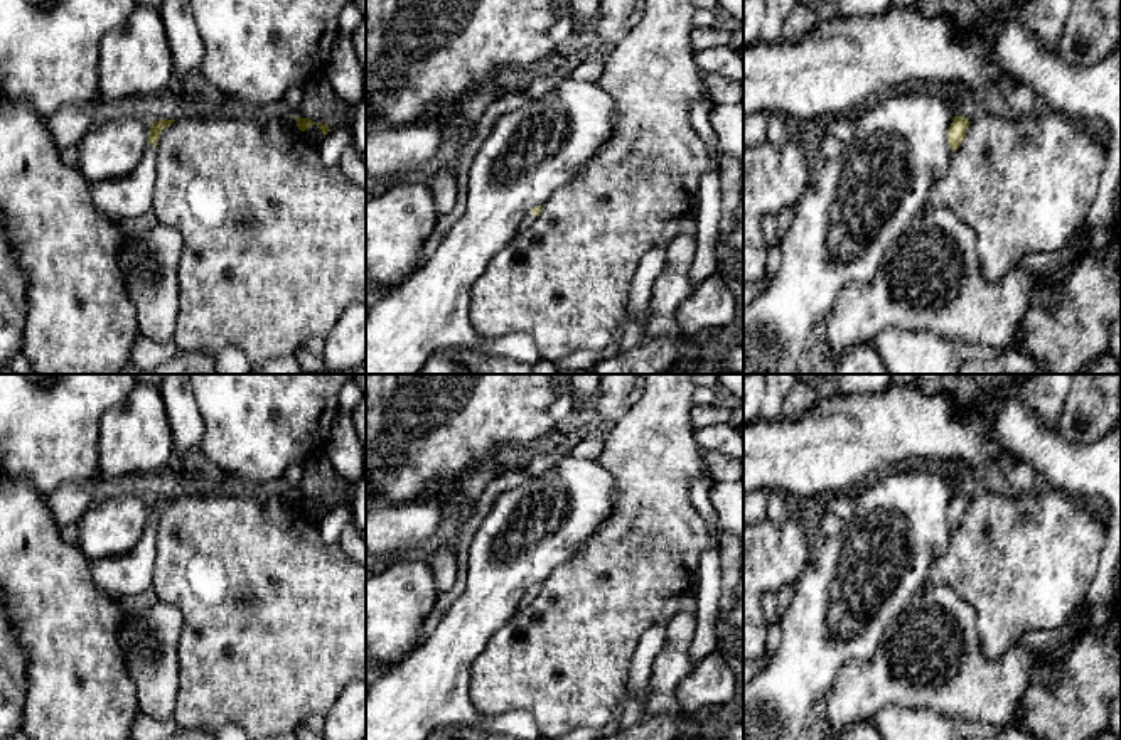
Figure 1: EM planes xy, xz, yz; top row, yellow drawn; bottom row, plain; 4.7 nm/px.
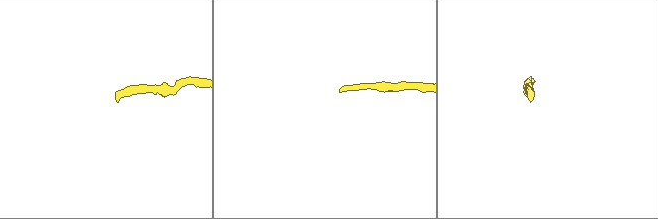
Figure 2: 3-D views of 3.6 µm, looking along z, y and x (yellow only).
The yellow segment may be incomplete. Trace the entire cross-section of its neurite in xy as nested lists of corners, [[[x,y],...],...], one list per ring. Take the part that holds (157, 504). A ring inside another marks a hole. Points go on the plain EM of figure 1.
[[[175,497],[153,499],[148,523],[137,548],[118,558],[103,558],[89,565],[96,587],[108,597],[126,602],[152,587],[157,553],[157,519],[165,504]]]

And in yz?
[[[954,494],[952,496],[952,501],[947,507],[947,521],[949,521],[951,528],[957,528],[961,524],[969,501],[971,499],[964,494]]]

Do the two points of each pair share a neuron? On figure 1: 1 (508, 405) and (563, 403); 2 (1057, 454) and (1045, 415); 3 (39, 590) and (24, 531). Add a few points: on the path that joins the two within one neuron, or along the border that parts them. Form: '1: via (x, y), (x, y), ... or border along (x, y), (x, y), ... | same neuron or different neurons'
1: border along (557, 398), (548, 410), (555, 422) | different neurons
2: border along (1022, 400), (1045, 427), (1057, 430) | different neurons
3: via (39, 575), (31, 563), (31, 546) | same neuron

